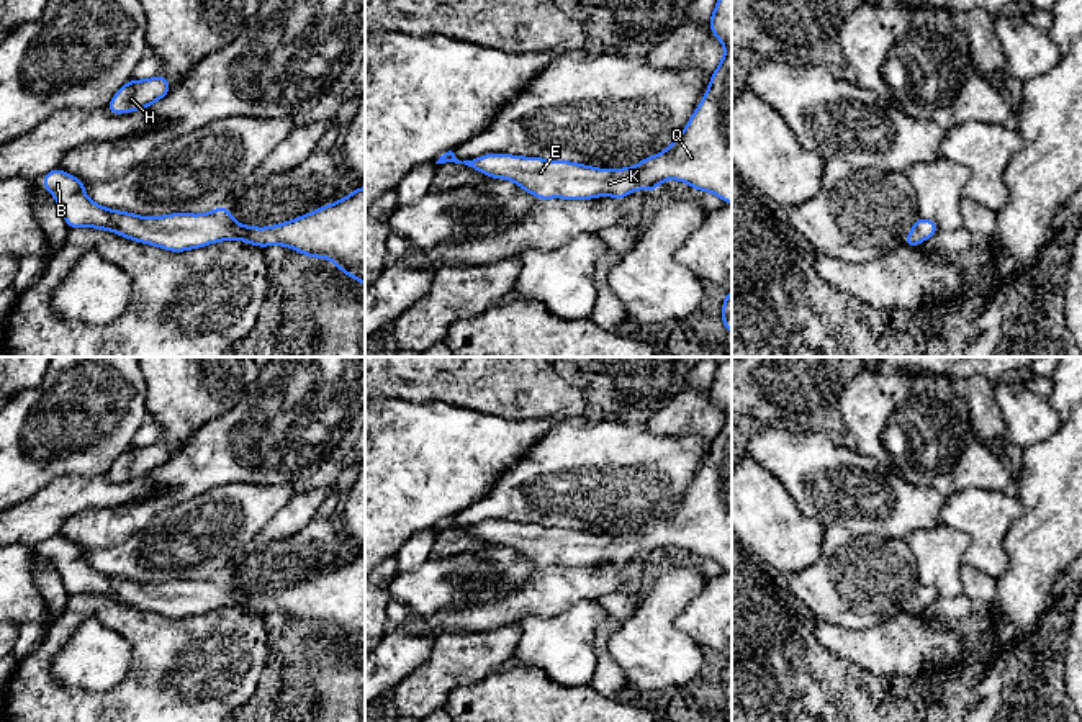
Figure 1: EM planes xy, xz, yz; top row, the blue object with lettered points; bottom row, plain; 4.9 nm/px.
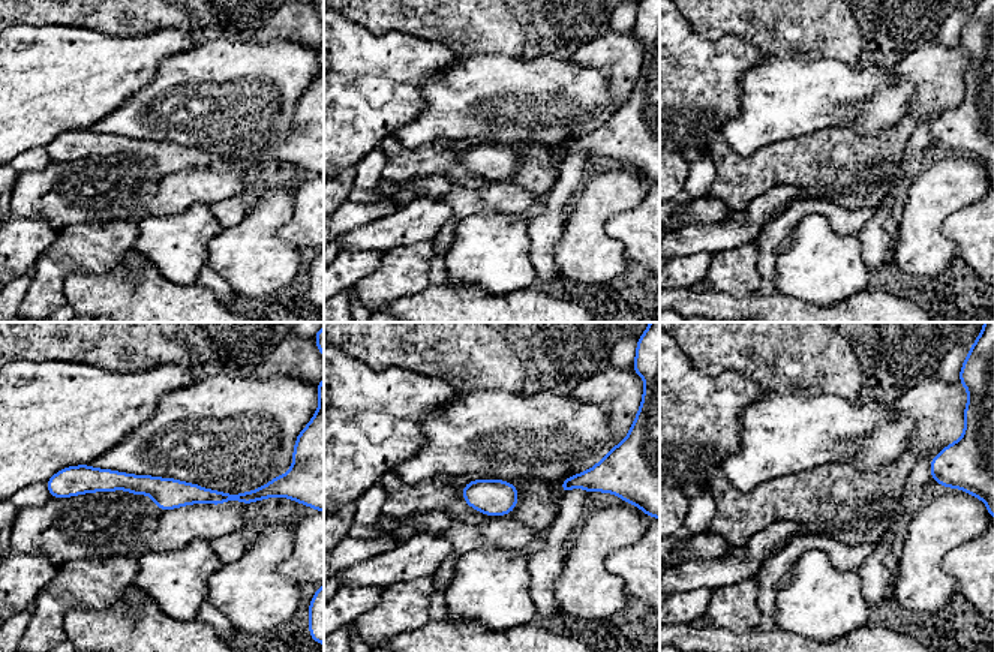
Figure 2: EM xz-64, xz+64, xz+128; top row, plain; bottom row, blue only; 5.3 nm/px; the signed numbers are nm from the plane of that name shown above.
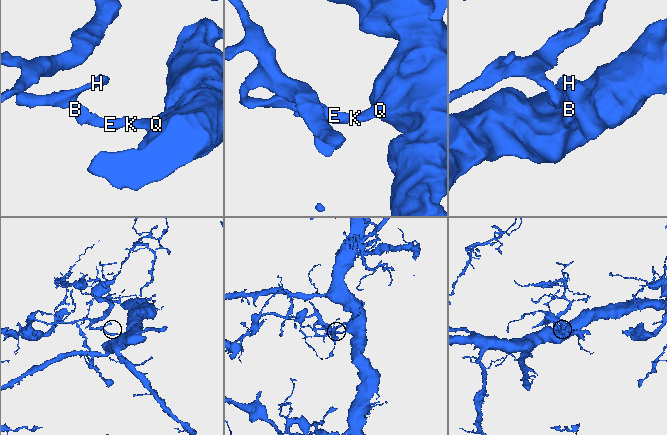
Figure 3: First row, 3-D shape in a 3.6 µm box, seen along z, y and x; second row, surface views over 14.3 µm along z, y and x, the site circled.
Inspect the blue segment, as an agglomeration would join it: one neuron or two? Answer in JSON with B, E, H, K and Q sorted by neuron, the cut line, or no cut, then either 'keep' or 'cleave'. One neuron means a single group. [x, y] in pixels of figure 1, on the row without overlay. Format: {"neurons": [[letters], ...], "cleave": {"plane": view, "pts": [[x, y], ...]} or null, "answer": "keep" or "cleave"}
{"neurons": [["B", "E", "H", "K", "Q"]], "cleave": null, "answer": "keep"}

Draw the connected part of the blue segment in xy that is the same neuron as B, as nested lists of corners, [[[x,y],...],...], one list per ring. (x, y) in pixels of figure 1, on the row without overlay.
[[[61,535],[47,539],[41,550],[54,562],[69,594],[108,596],[172,619],[231,606],[259,614],[280,611],[306,624],[329,625],[365,653],[365,553],[296,586],[254,594],[239,591],[226,573],[205,581],[174,580],[147,584],[103,575],[85,562],[85,548]]]

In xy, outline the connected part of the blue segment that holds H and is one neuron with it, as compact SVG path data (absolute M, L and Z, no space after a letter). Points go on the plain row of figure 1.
M156 442L147 447L126 449L110 467L106 476L111 481L144 476L146 473L164 465L172 450L164 442Z

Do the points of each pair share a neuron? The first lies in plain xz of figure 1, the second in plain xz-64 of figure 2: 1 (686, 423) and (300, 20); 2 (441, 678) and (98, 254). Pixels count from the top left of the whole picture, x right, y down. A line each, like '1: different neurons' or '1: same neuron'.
1: same neuron
2: same neuron

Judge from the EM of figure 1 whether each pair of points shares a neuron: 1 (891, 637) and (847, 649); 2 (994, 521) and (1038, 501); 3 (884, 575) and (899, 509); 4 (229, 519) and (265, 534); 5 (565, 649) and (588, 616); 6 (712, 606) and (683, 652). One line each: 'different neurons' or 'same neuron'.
1: same neuron
2: different neurons
3: different neurons
4: different neurons
5: same neuron
6: different neurons

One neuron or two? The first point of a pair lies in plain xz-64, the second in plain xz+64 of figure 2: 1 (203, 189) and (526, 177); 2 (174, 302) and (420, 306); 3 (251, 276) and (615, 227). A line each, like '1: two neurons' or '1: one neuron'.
1: two neurons
2: one neuron
3: two neurons

